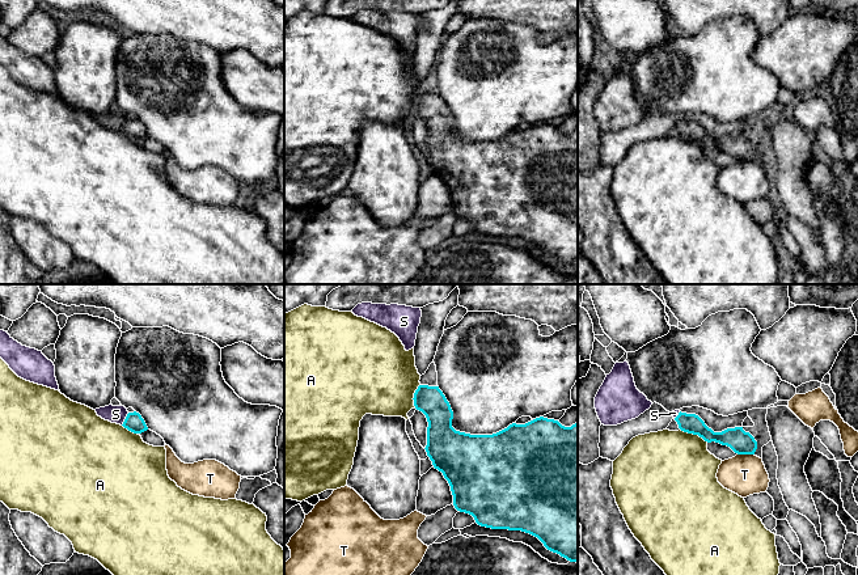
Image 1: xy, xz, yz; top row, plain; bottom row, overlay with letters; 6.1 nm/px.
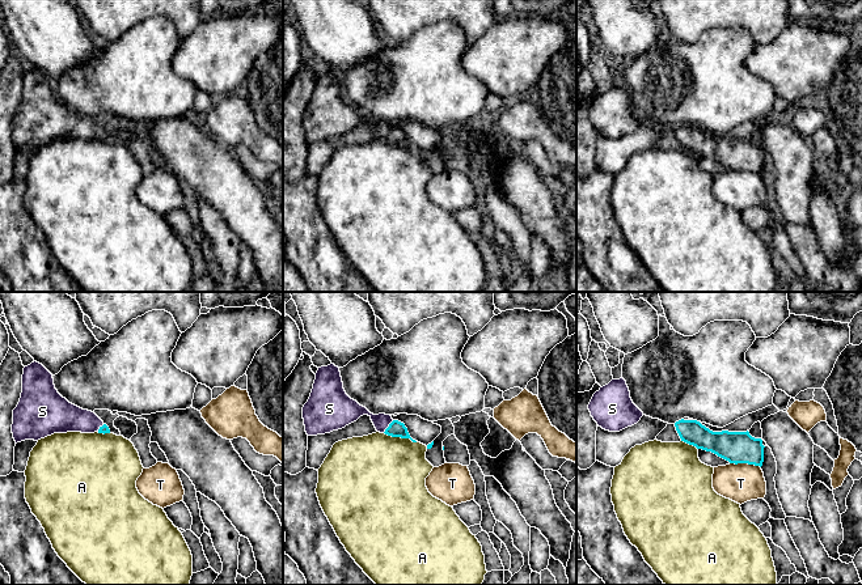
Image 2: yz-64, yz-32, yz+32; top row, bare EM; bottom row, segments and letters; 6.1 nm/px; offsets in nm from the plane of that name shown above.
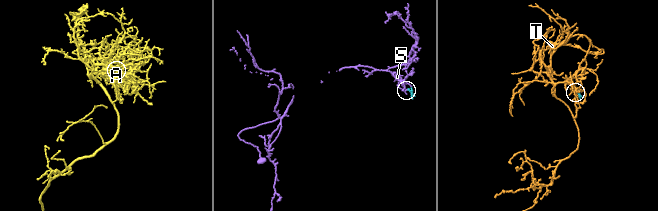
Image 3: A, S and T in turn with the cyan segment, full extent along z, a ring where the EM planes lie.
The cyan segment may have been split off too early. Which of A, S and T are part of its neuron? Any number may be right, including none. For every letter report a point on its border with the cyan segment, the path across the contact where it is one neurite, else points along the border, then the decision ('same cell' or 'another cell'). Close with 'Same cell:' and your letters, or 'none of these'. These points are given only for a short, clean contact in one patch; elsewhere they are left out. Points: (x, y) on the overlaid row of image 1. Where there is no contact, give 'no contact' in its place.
A: yz (694, 434) | along yz (680, 428), (697, 434), (708, 442) | another cell
S: xy (125, 419) | across xy (134, 422), (125, 419), (115, 414) | same cell
T: yz (746, 453) | another cell
Same cell: S

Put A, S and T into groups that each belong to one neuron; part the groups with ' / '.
A / S / T

